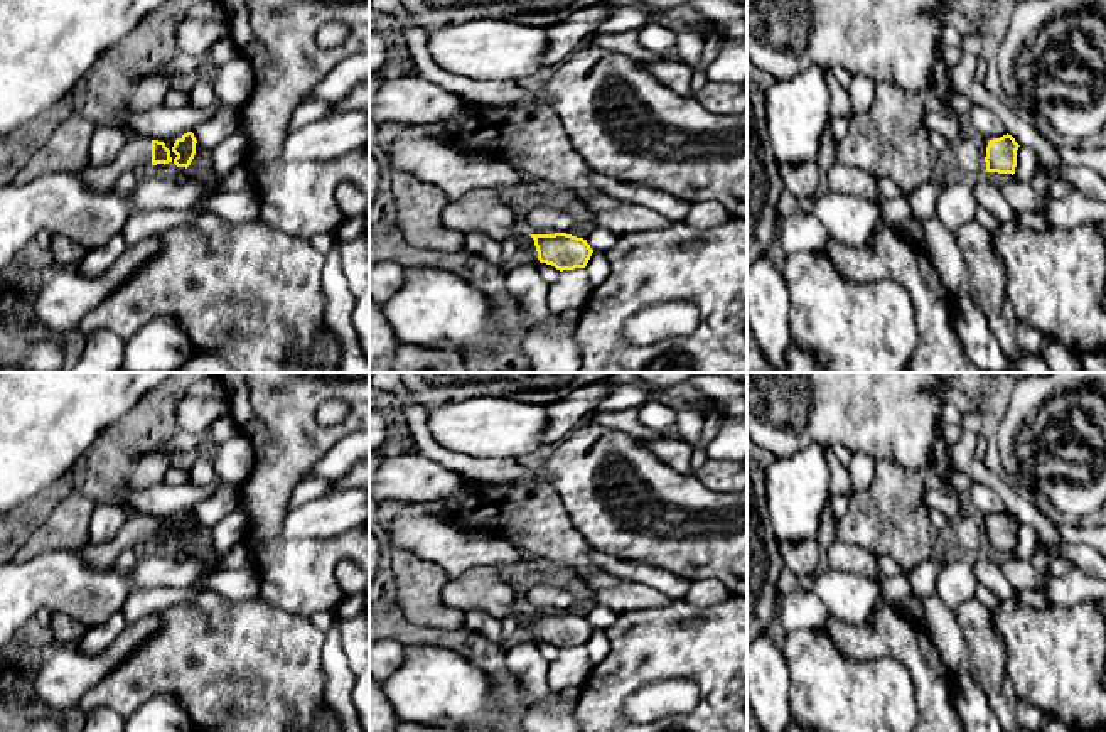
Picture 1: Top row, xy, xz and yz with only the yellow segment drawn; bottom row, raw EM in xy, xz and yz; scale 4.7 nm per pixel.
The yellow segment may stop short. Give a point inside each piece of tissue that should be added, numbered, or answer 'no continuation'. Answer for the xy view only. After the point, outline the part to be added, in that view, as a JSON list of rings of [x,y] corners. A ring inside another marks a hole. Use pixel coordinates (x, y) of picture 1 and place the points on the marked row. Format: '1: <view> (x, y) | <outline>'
1: xy (135, 154) | [[[145,137],[128,138],[120,148],[113,162],[103,167],[88,165],[78,177],[93,191],[111,191],[116,187],[118,179],[126,170],[138,170],[152,165],[152,140]]]

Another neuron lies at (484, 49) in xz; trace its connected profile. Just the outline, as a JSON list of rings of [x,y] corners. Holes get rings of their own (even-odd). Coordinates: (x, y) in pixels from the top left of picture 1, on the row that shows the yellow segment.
[[[477,19],[427,35],[433,62],[475,81],[516,81],[545,66],[546,27]]]

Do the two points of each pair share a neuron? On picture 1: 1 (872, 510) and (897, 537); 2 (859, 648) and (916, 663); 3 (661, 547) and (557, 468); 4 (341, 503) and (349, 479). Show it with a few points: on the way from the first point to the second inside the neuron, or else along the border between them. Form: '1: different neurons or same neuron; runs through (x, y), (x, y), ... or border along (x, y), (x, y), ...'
1: same neuron; runs through (879, 516), (892, 530)
2: same neuron; runs through (872, 646), (899, 646), (902, 650)
3: same neuron; runs through (634, 535), (617, 533), (614, 525), (584, 495)
4: different neurons; border along (351, 486), (329, 493)

